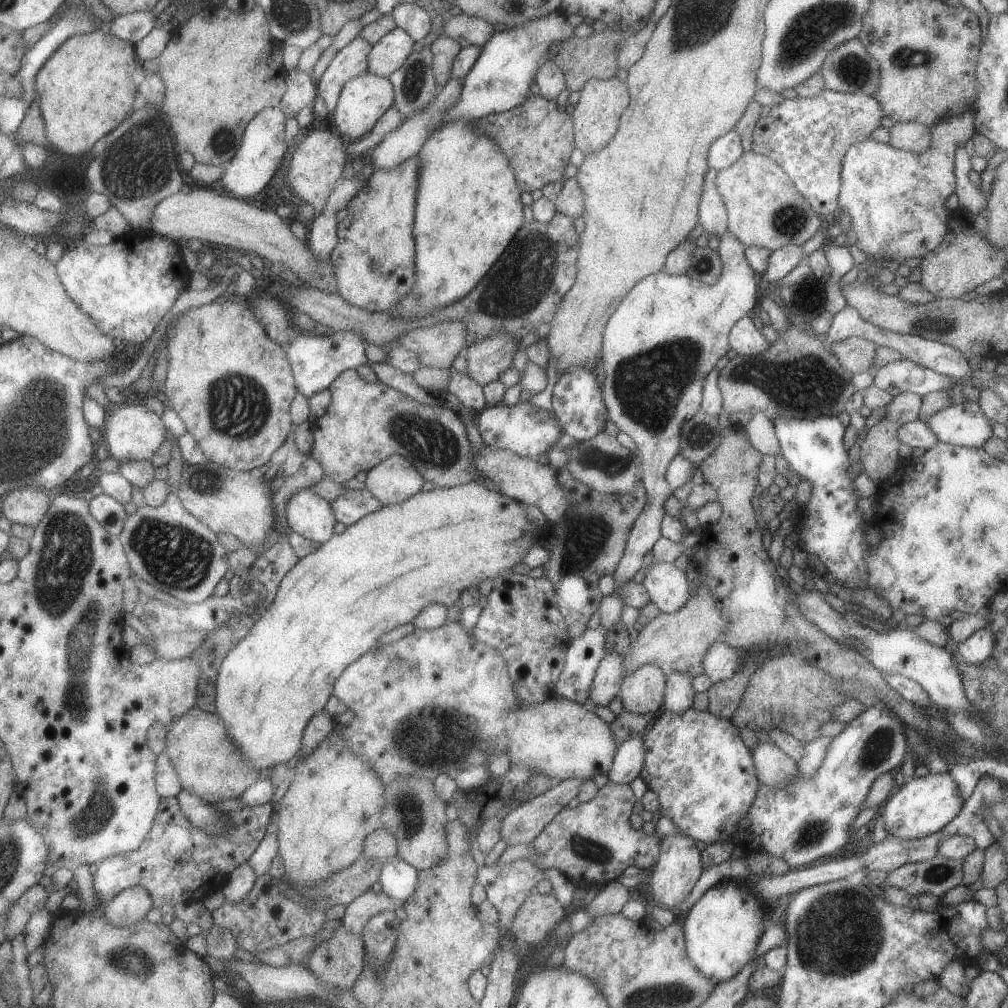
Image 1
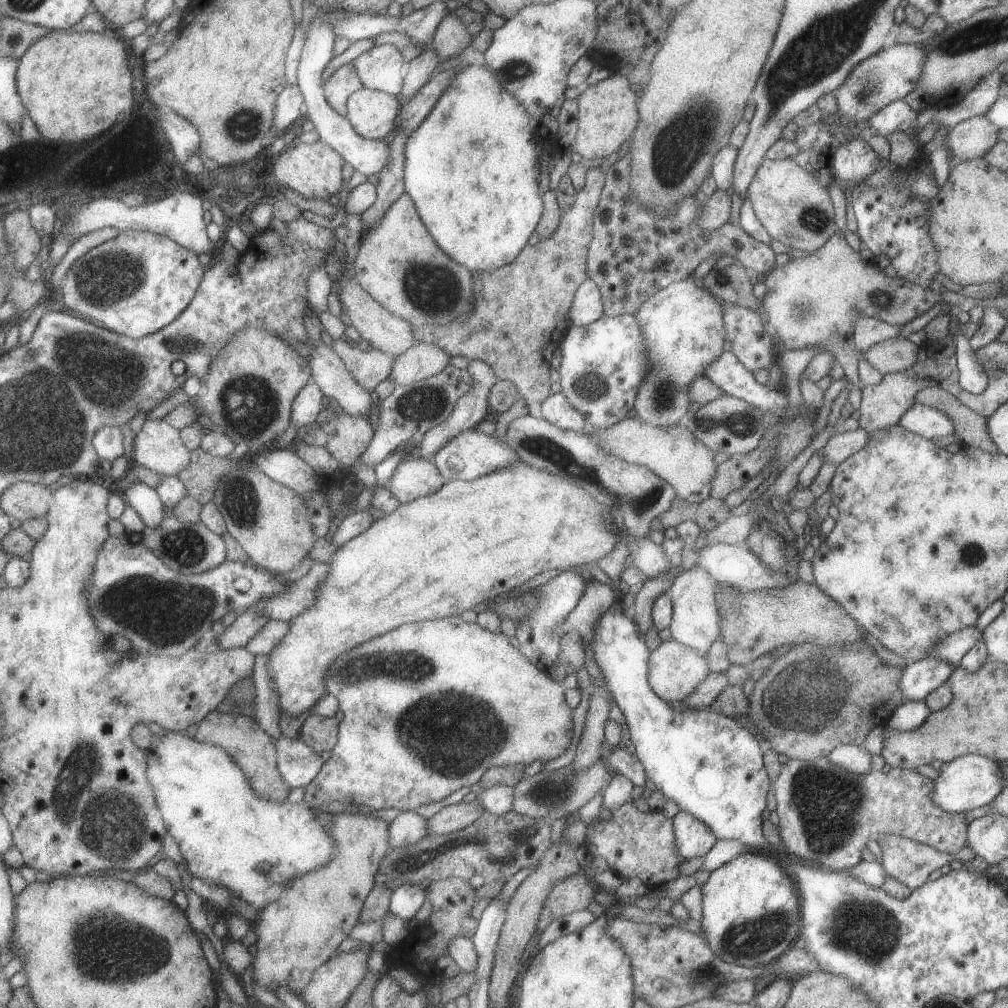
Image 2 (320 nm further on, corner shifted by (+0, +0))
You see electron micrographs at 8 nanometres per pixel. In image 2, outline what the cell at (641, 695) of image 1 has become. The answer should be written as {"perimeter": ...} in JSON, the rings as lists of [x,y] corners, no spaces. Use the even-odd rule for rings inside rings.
{"perimeter":[[[661,641],[659,646],[650,652],[647,659],[648,683],[651,690],[666,703],[683,701],[709,673],[707,667],[707,654],[701,654],[677,641]]]}

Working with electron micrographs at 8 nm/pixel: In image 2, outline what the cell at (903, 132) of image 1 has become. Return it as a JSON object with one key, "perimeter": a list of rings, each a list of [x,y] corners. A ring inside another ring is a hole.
{"perimeter":[[[985,115],[974,116],[958,122],[947,136],[947,146],[952,157],[971,160],[983,157],[998,141],[997,128]]]}

